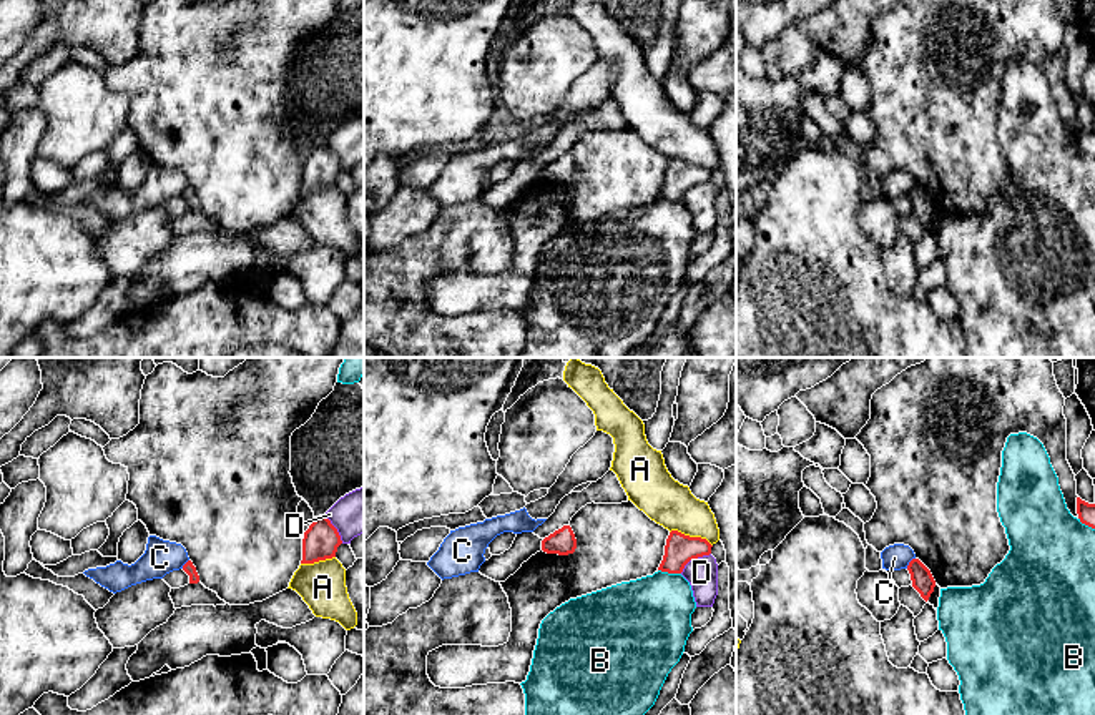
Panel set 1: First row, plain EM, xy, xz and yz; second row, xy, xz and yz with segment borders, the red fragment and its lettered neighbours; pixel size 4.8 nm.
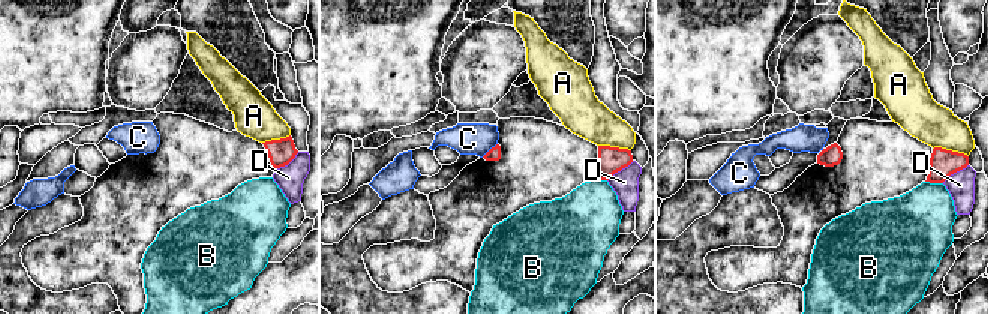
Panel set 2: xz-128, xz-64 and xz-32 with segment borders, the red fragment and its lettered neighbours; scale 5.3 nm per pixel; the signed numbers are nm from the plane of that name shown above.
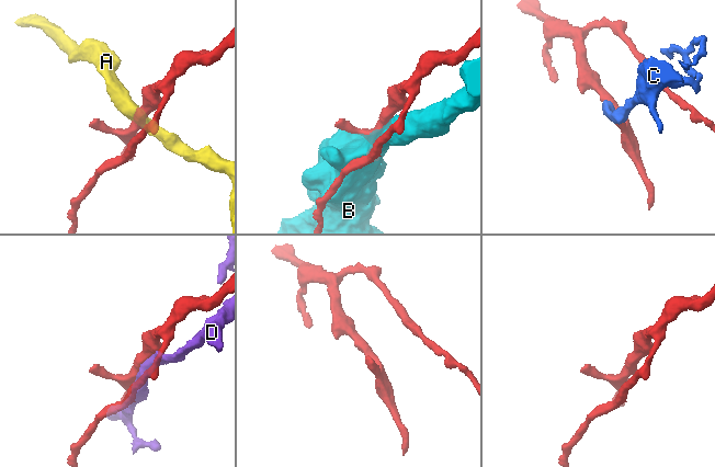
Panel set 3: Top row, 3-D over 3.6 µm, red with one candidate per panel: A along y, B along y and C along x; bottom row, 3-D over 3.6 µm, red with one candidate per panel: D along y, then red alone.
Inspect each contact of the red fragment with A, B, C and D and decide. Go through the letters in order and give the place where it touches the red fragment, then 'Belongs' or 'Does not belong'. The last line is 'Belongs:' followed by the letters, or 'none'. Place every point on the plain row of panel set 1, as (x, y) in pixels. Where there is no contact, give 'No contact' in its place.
A: Touches red at xz (692, 165). Does not belong
B: Touches red at xz (670, 200). Does not belong
C: Touches red at yz (909, 190). Does not belong
D: Touches red at xz (693, 185). Does not belong
Belongs: none

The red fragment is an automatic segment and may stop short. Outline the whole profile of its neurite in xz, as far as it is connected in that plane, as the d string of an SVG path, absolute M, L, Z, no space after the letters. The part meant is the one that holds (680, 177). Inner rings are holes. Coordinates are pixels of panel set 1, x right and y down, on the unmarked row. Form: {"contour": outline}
{"contour": "M671 158L666 166L665 183L658 198L681 201L690 188L710 183L711 175L713 173L706 166L690 165L678 158Z"}

